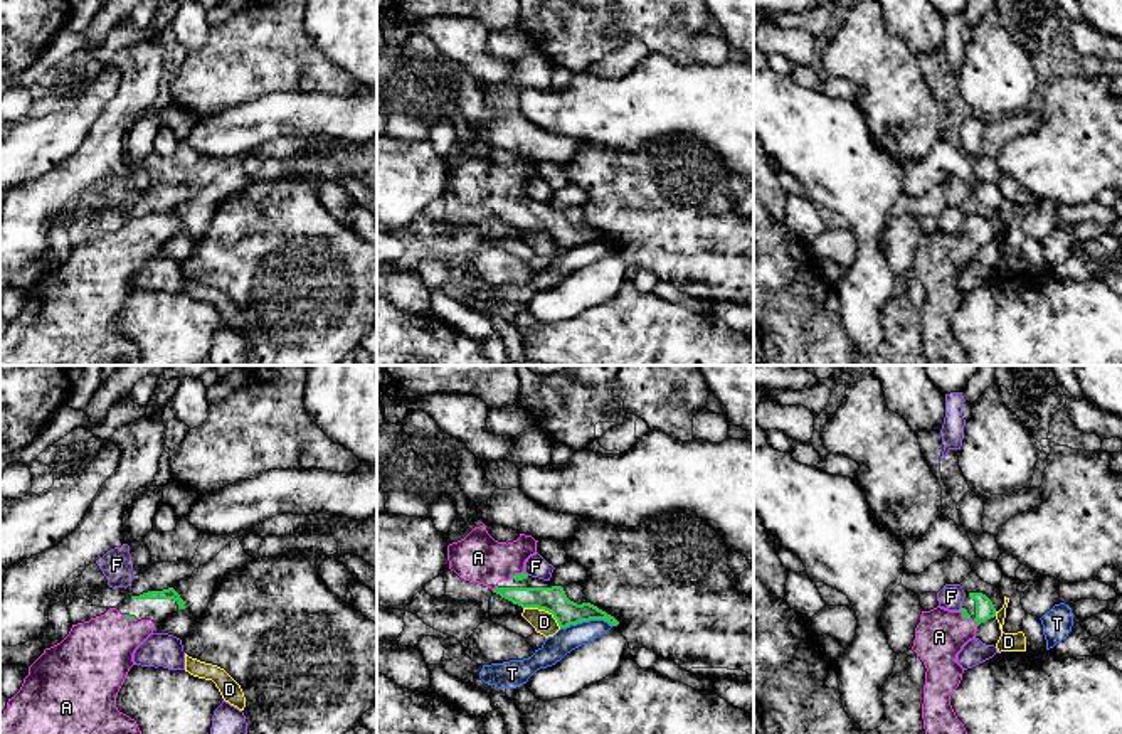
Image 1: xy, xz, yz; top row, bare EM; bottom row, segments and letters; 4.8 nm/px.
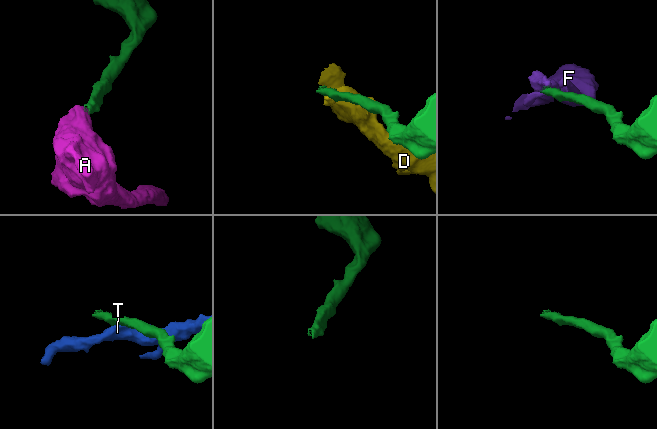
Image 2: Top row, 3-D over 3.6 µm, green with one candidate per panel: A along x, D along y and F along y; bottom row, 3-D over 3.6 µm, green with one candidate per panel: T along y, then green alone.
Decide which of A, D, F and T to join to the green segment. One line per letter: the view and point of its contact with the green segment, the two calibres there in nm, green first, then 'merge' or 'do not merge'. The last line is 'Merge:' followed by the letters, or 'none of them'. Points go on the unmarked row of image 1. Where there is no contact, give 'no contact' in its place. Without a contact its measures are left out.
A: meets green in yz at (968, 241); 40 nm thick on the green side, 240 nm on the other; merge
D: meets green in xz at (544, 231); 130 nm thick on the green side, 110 nm on the other; do not merge
F: no contact; do not merge
T: meets green in xz at (586, 243); 130 nm thick on the green side, 120 nm on the other; do not merge
Merge: A

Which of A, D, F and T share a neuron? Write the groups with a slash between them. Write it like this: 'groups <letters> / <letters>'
groups A / D / F / T

